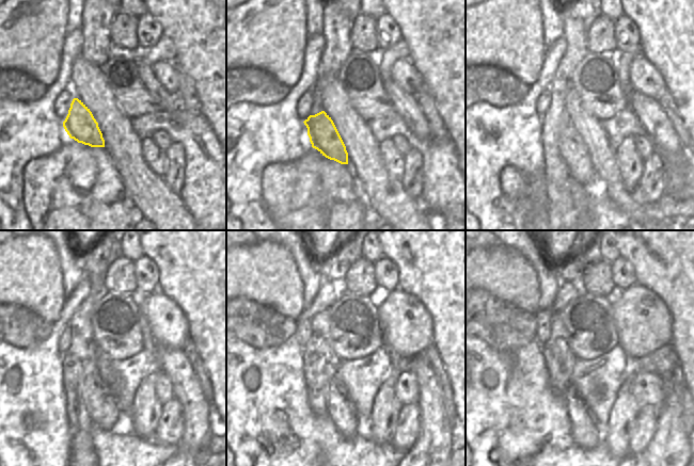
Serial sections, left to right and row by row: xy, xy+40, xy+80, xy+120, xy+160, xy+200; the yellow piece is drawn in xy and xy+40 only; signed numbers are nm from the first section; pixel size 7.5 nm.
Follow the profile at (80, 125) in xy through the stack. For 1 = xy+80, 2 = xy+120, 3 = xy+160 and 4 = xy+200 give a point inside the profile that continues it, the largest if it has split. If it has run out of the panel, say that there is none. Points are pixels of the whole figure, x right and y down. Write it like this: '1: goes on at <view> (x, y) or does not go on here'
1: goes on at xy+80 (573, 151)
2: goes on at xy+120 (103, 408)
3: goes on at xy+160 (340, 407)
4: goes on at xy+200 (583, 431)

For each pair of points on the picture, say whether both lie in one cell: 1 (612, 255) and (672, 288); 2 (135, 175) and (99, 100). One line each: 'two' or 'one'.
1: two
2: one

